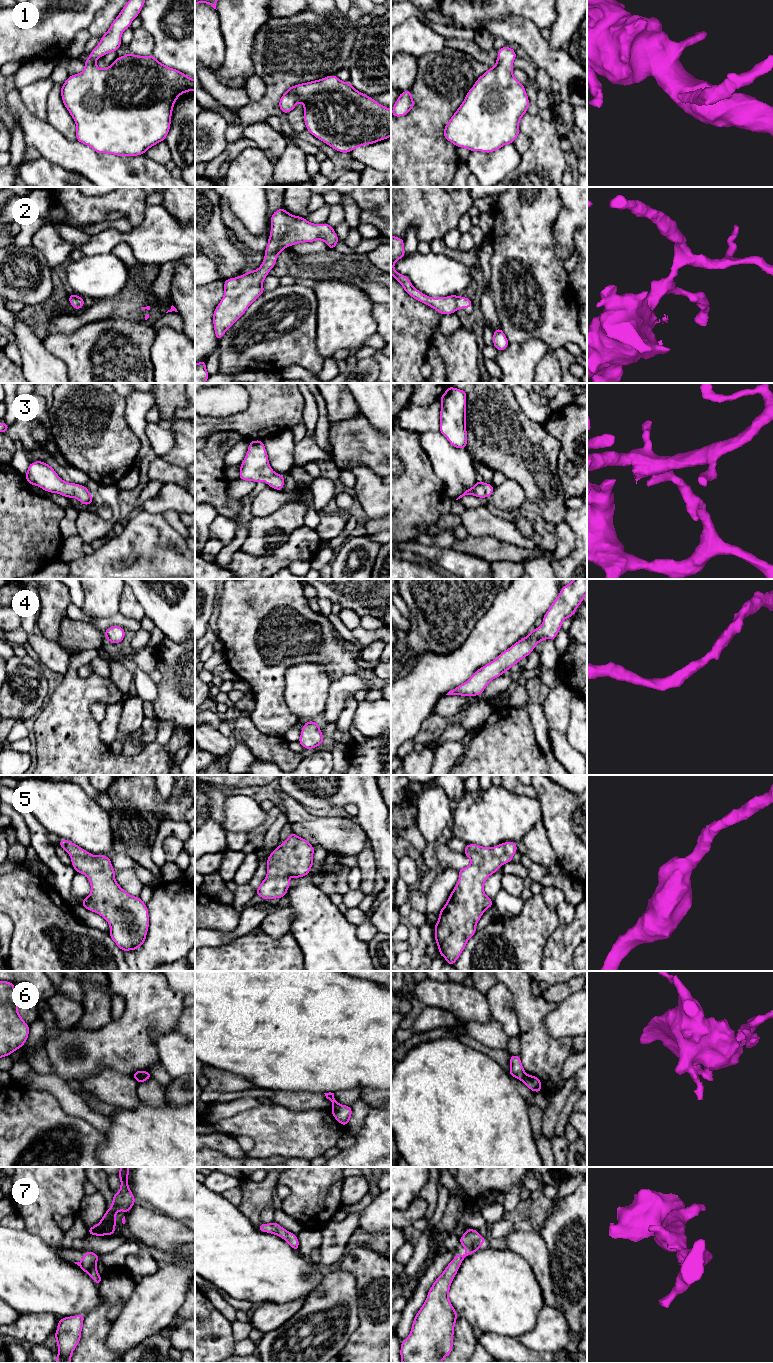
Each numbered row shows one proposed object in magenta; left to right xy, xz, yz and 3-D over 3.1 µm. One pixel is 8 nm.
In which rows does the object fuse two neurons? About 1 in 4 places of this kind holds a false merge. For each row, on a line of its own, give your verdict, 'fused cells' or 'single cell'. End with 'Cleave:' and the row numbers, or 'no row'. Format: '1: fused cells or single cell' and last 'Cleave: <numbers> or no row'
1: single cell
2: single cell
3: single cell
4: single cell
5: single cell
6: fused cells
7: single cell
Cleave: 6

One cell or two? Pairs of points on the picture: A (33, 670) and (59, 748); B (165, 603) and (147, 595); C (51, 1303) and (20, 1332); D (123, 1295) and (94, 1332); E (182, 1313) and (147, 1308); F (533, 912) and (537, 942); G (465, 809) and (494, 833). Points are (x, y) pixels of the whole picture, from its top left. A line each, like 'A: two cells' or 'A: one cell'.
A: two cells
B: one cell
C: two cells
D: one cell
E: two cells
F: one cell
G: one cell

